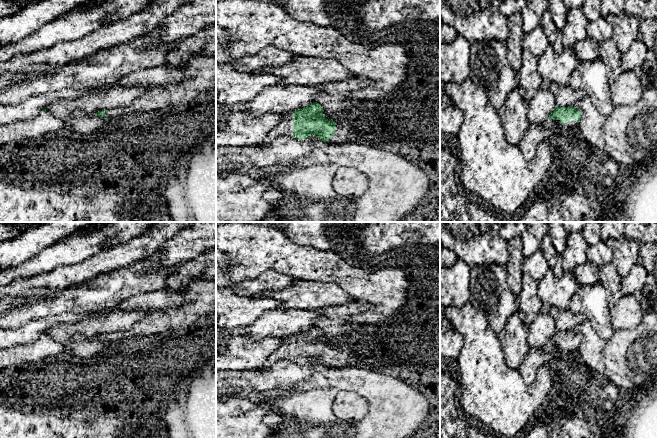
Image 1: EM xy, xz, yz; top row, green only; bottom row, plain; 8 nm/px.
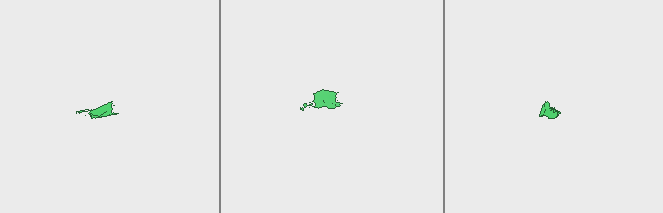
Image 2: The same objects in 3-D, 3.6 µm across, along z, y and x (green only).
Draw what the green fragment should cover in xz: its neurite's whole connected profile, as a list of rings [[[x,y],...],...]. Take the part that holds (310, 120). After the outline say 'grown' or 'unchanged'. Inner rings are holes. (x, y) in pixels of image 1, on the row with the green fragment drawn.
[[[317,102],[292,113],[294,134],[291,137],[296,139],[302,140],[316,135],[323,142],[340,144],[357,142],[362,136],[356,129],[328,120],[322,106]]]; grown

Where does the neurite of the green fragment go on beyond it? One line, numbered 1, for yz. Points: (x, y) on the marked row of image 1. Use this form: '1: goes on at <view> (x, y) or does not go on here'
1: does not go on here

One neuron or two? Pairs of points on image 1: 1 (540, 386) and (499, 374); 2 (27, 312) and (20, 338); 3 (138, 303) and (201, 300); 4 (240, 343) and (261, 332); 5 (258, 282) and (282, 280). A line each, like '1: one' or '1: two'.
1: one
2: two
3: two
4: two
5: one

